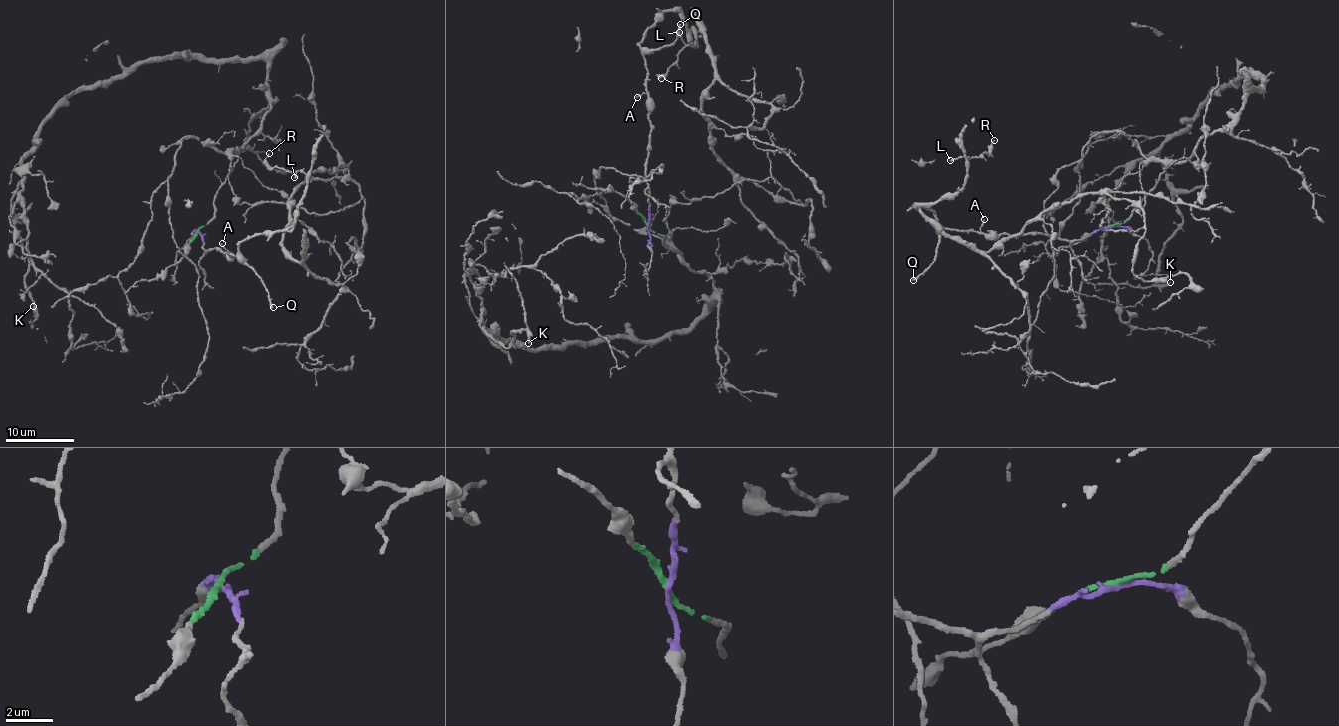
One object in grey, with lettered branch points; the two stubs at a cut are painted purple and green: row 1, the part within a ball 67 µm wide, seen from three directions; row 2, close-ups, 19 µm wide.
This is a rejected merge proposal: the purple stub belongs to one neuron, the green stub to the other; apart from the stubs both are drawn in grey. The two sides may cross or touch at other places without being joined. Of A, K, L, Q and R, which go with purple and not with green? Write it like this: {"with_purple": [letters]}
{"with_purple": ["A", "L", "Q", "R"]}

